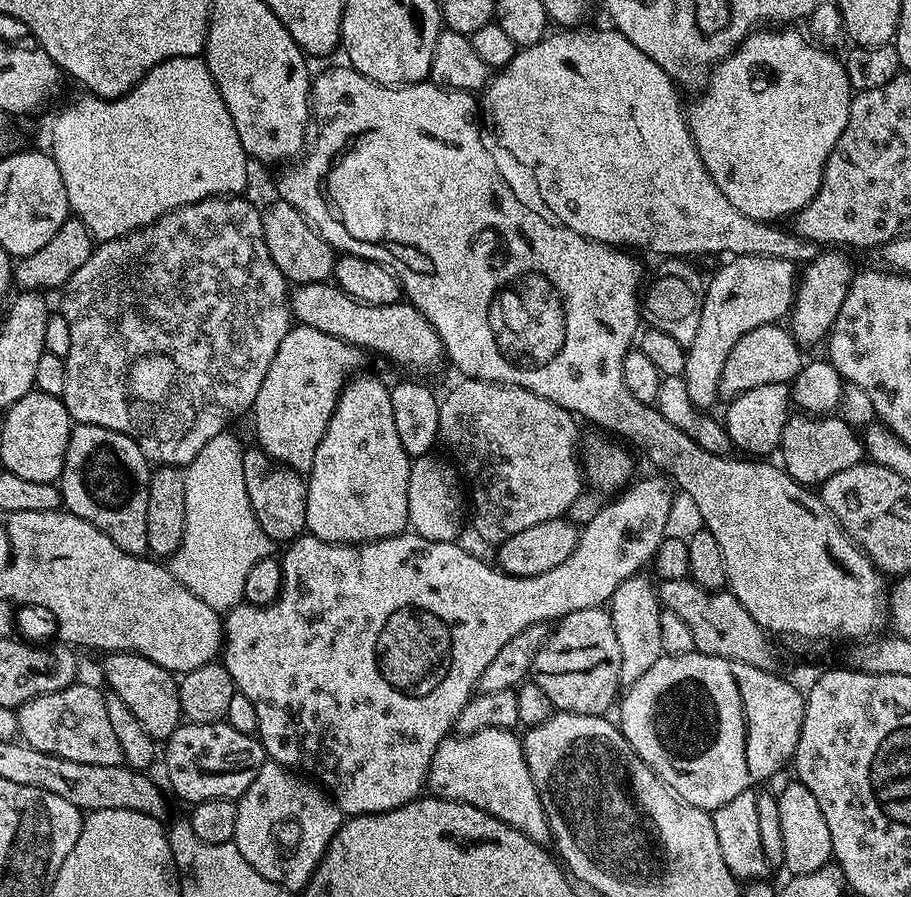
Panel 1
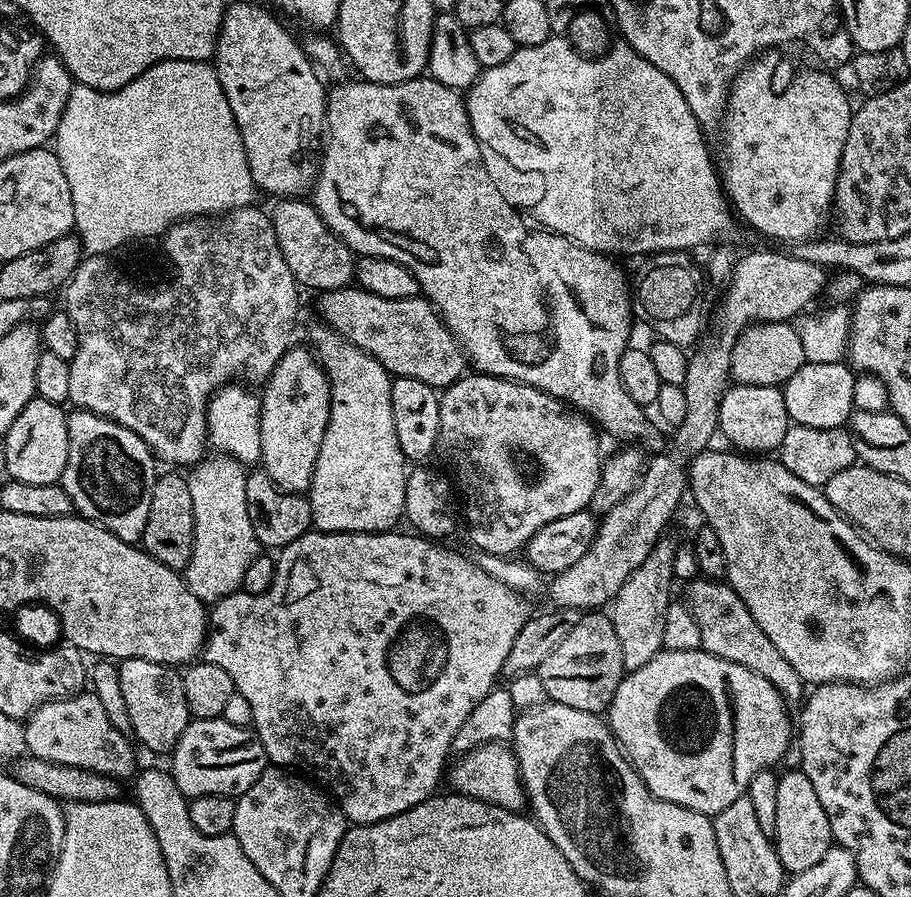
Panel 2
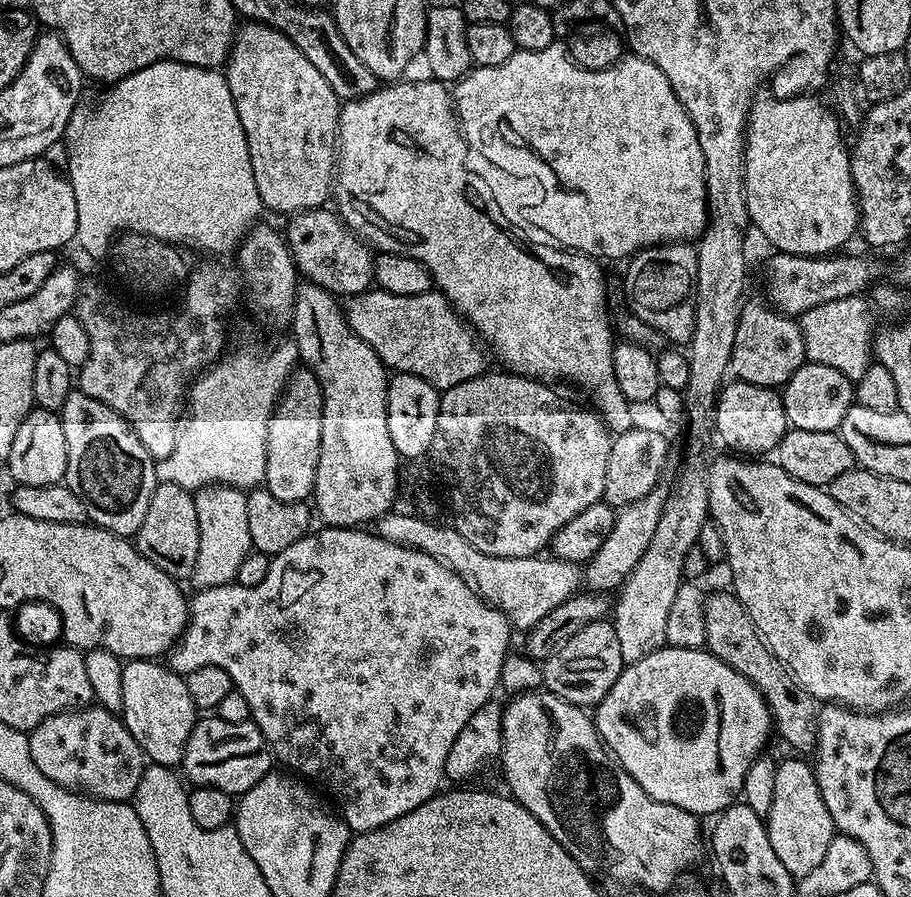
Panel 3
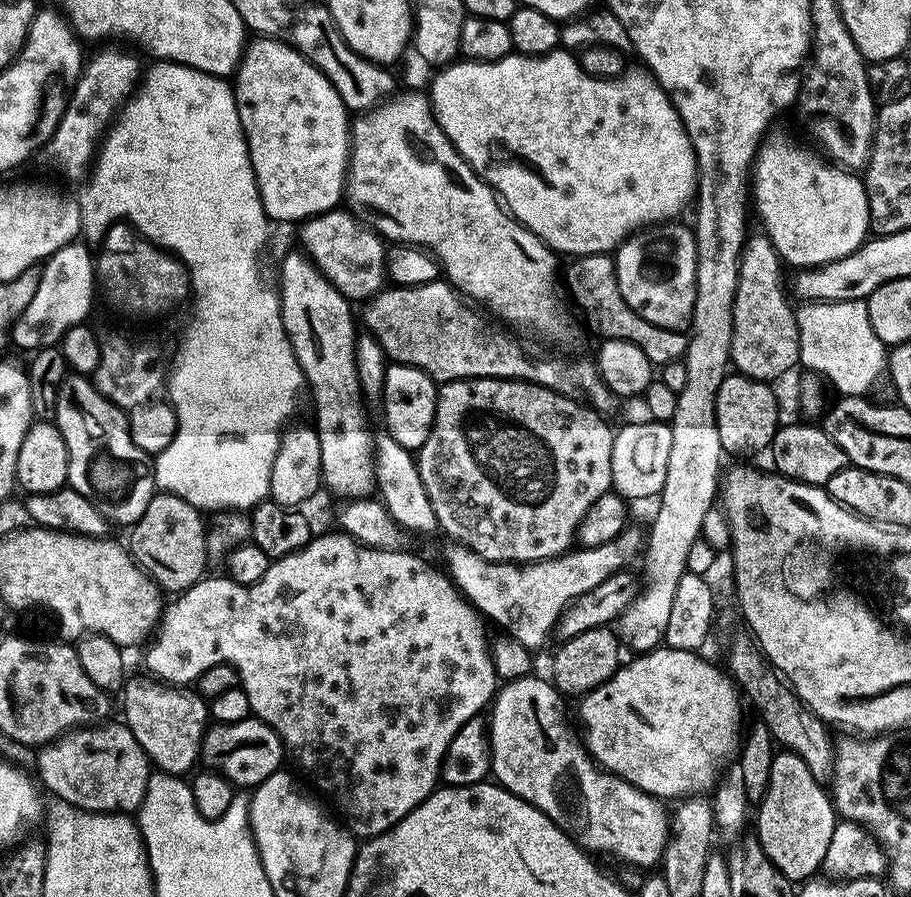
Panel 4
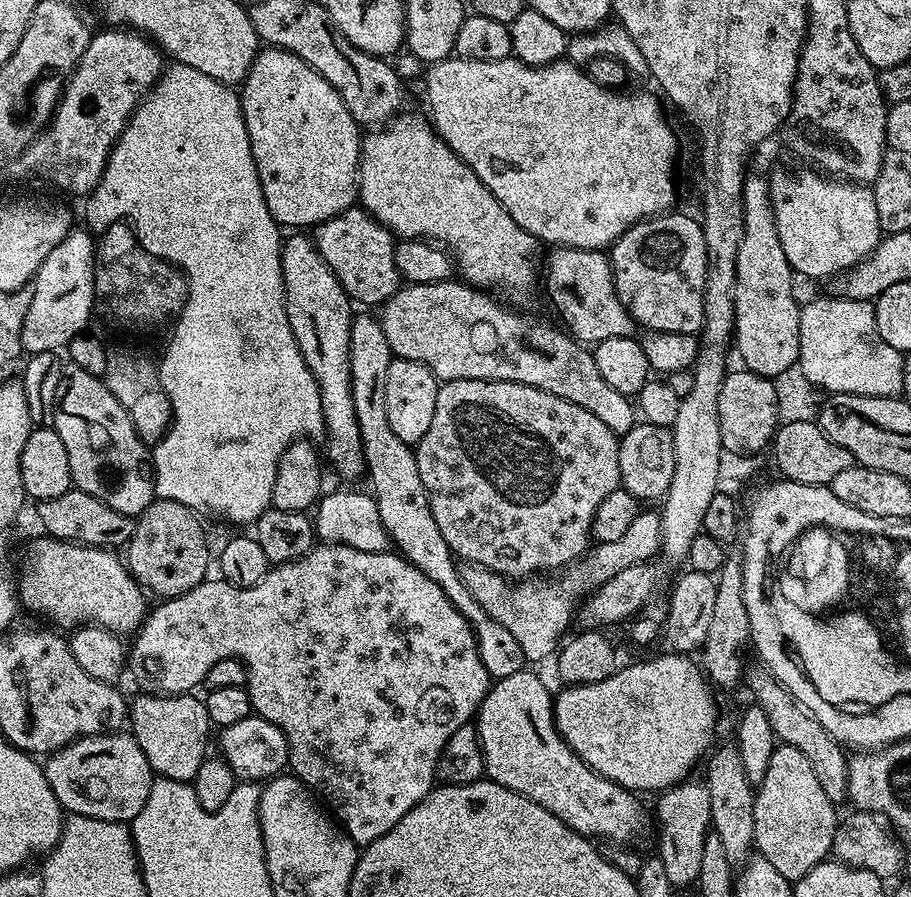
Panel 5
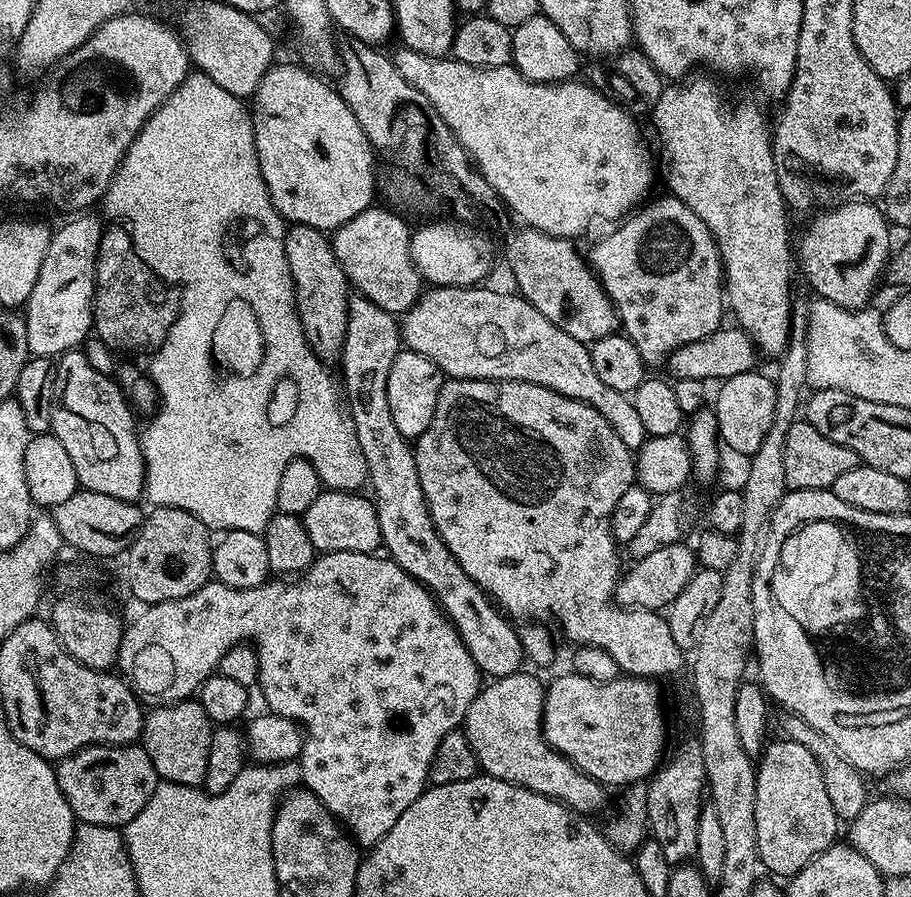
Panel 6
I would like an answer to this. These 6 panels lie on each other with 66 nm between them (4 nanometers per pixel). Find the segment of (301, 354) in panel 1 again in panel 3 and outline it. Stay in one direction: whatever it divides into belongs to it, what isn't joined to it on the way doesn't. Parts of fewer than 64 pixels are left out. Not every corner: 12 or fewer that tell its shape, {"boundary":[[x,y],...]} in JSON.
{"boundary":[[293,371],[272,411],[263,487],[315,493],[322,390]]}

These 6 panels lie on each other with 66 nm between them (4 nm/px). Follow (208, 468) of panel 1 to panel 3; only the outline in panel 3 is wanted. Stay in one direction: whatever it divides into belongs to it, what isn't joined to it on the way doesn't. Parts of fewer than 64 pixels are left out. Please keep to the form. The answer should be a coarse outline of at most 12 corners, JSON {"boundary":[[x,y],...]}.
{"boundary":[[195,493],[197,589],[231,584],[253,551],[248,497]]}

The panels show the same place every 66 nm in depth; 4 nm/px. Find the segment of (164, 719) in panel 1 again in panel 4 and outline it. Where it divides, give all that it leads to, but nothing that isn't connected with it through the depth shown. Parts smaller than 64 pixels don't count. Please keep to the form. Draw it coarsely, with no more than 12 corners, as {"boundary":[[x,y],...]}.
{"boundary":[[144,676],[123,723],[159,771],[197,767],[210,724],[199,694]]}

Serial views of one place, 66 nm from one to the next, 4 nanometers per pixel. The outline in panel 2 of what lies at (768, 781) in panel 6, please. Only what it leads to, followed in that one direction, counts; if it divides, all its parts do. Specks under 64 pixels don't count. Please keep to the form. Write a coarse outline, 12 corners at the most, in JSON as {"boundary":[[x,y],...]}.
{"boundary":[[804,772],[780,776],[774,847],[785,873],[833,847]]}

